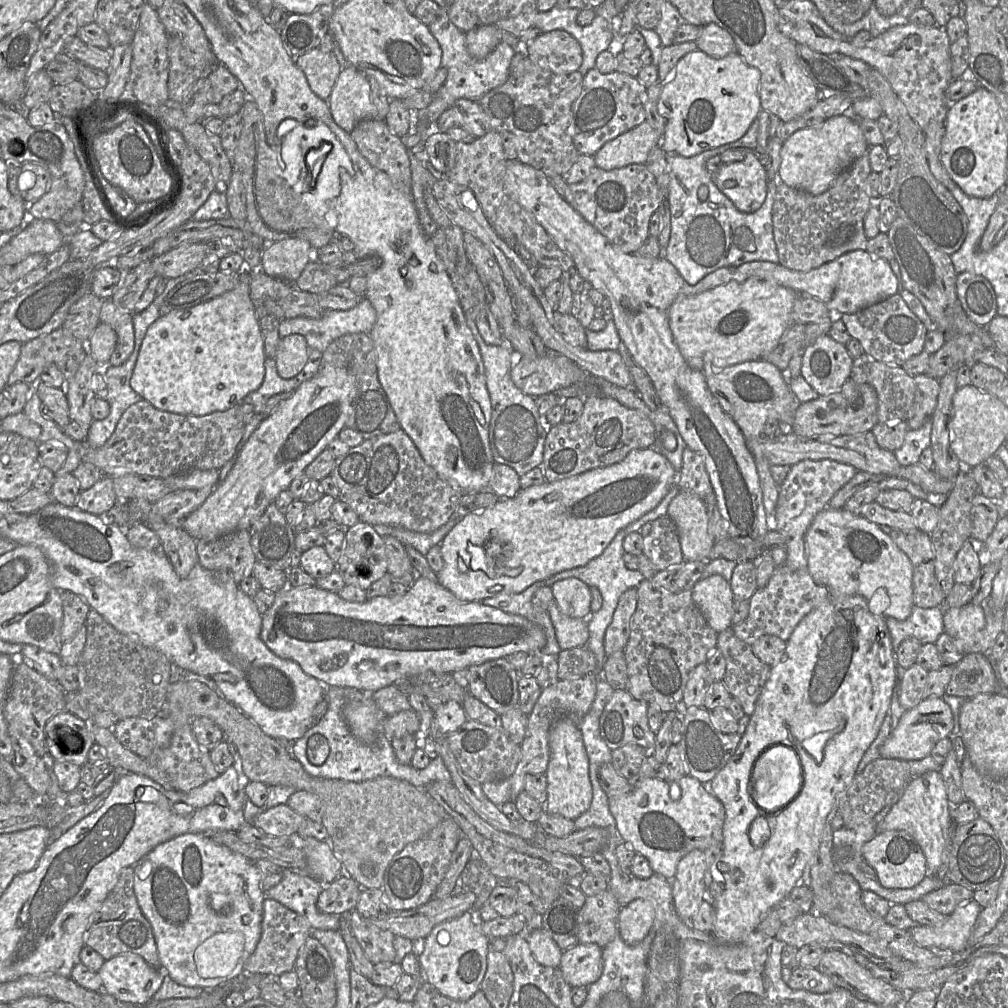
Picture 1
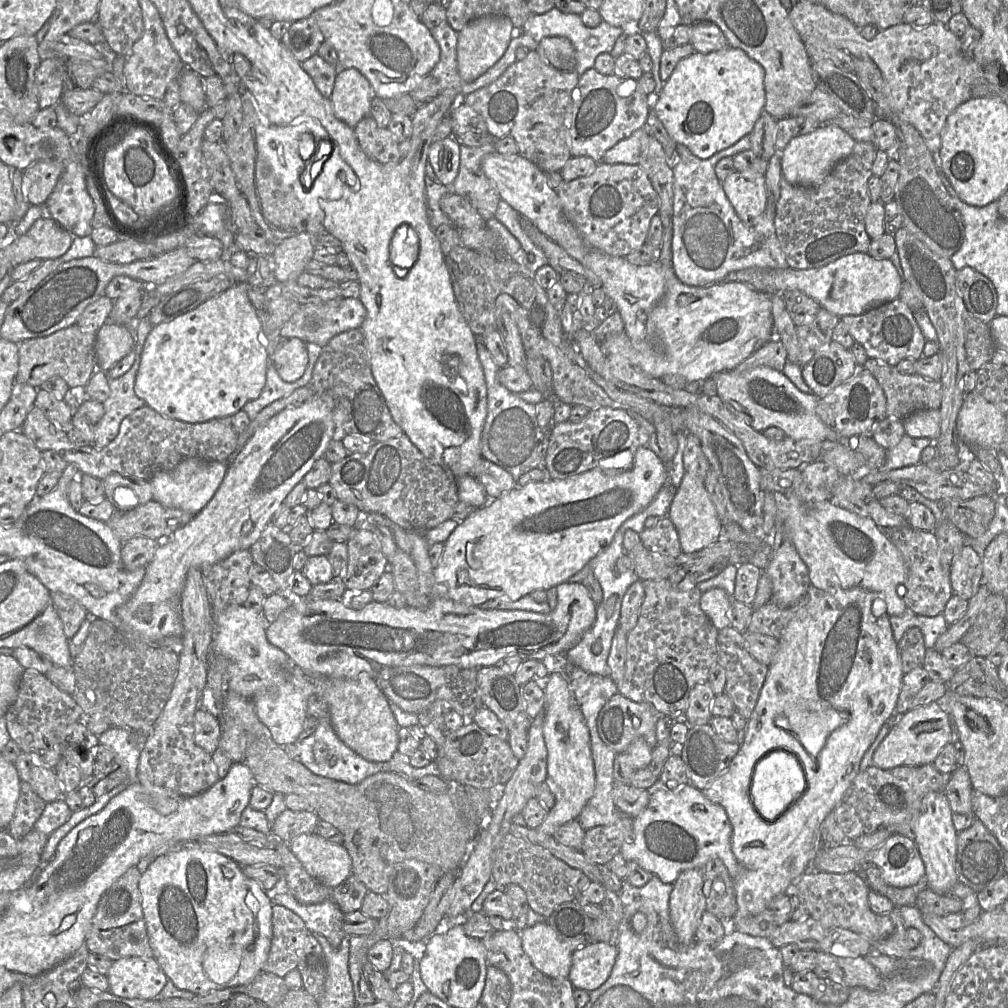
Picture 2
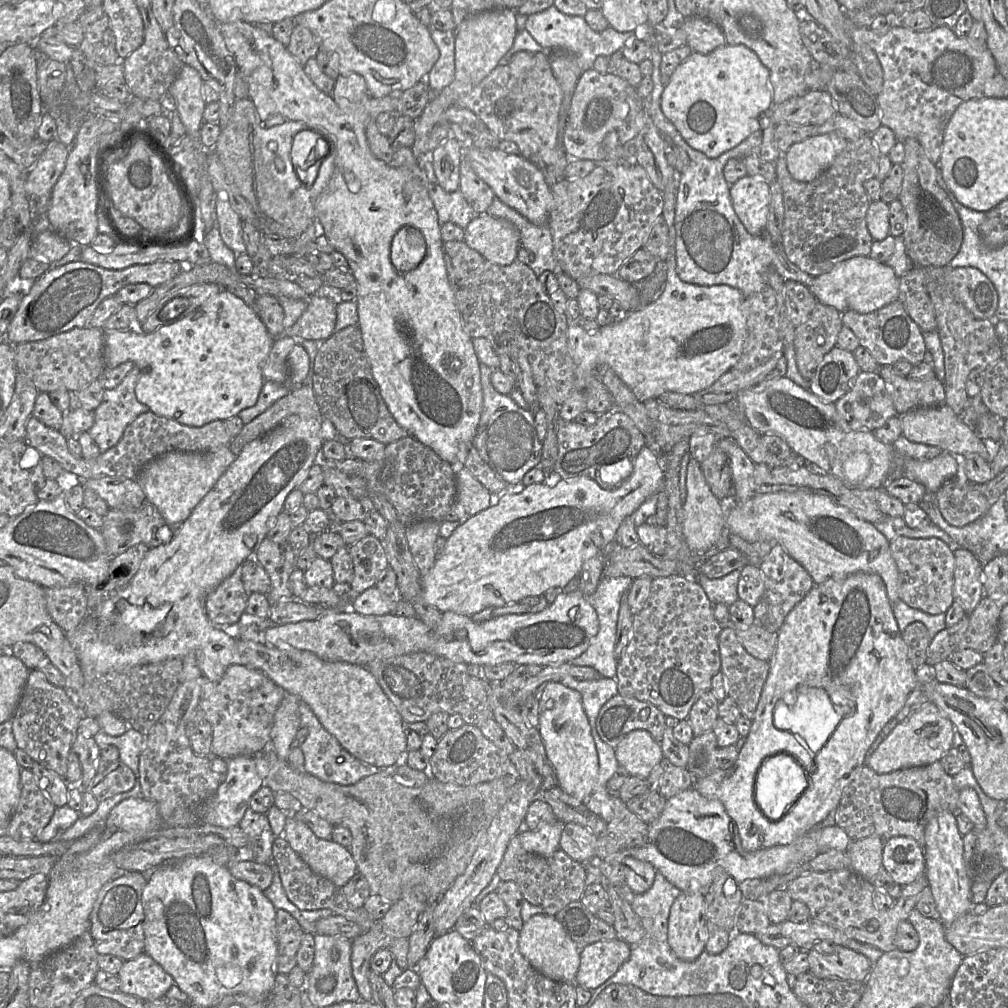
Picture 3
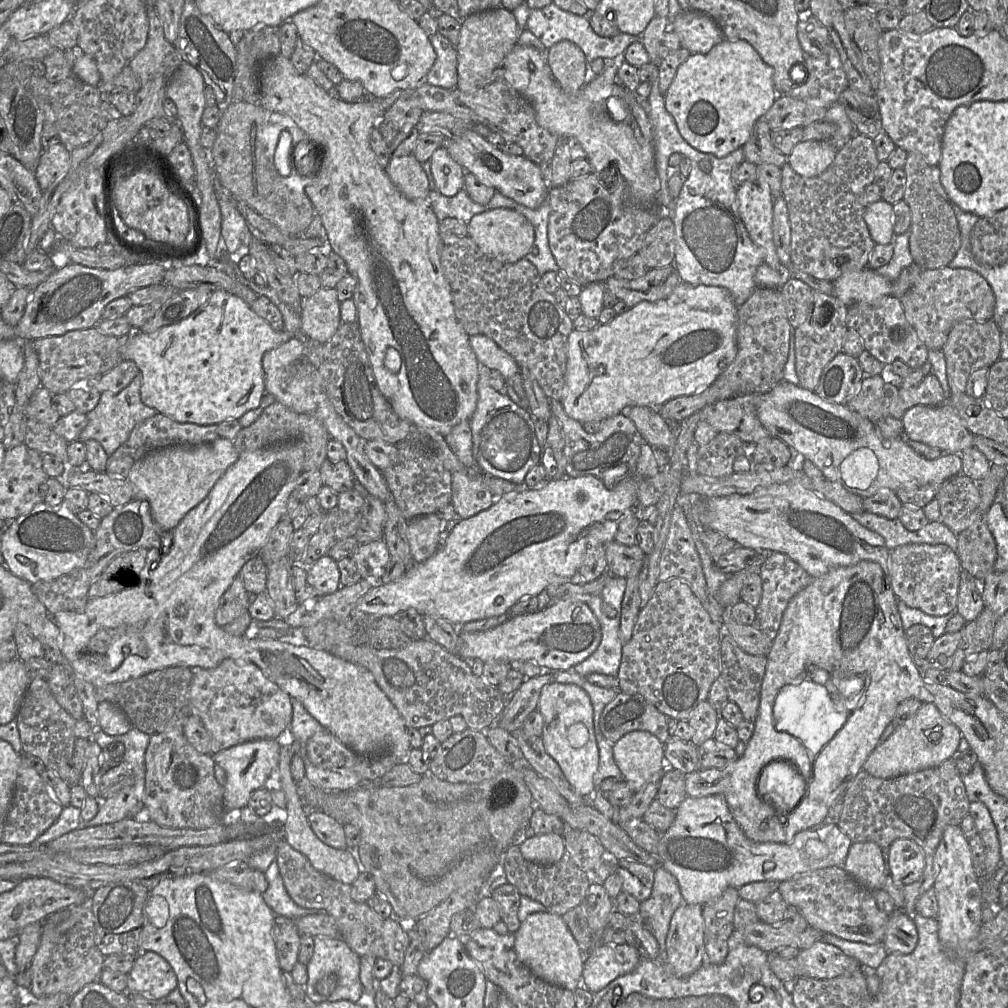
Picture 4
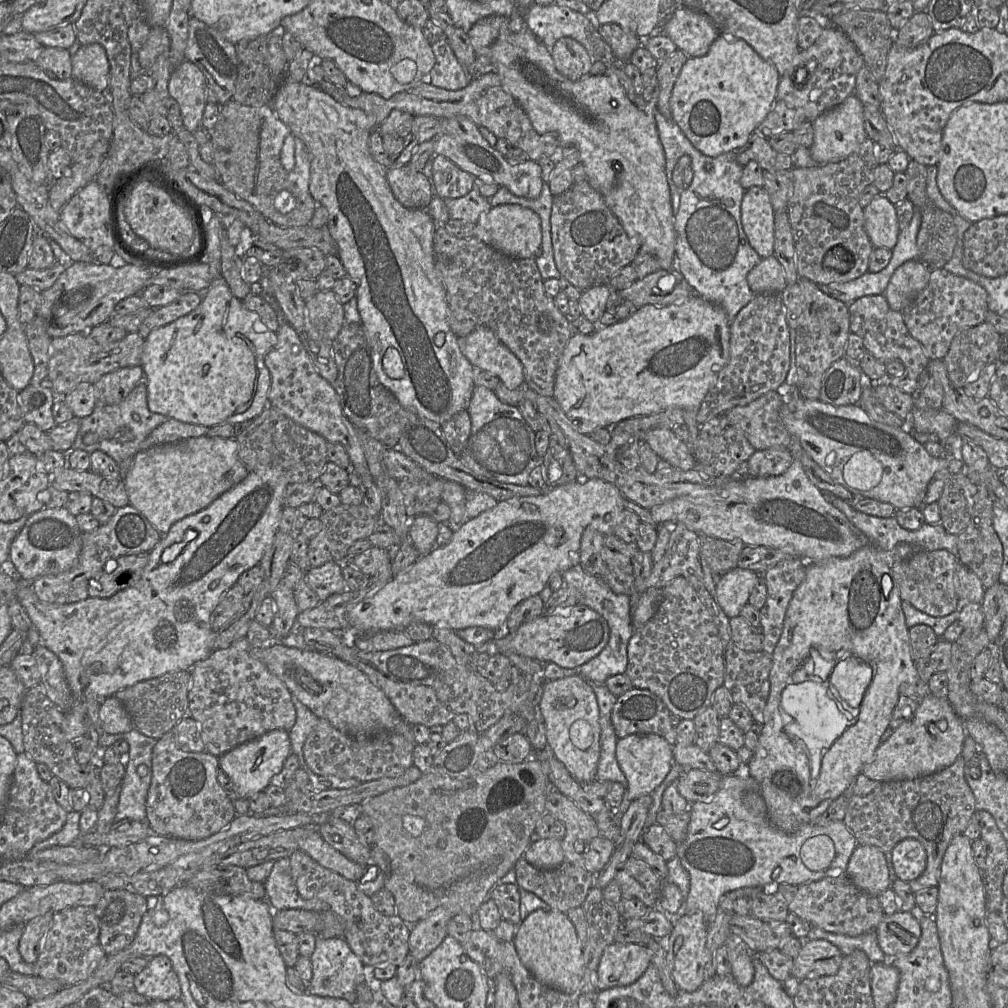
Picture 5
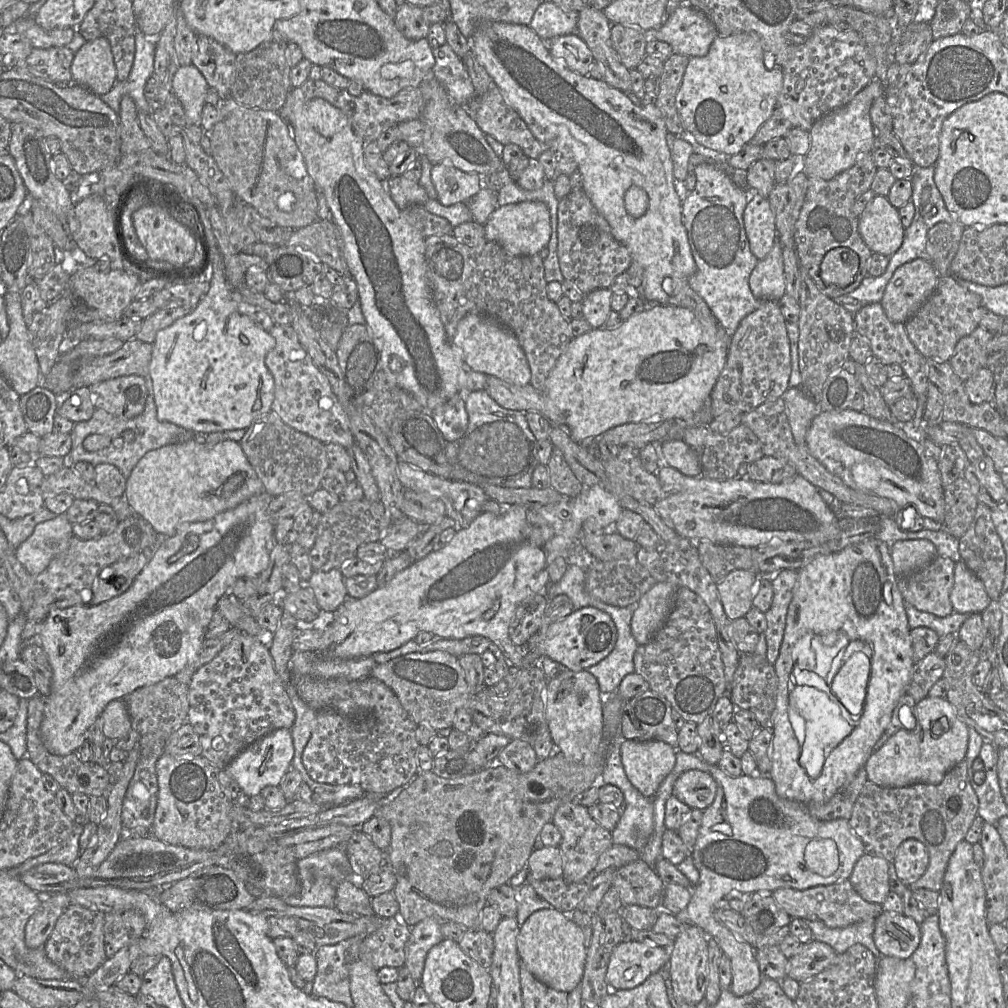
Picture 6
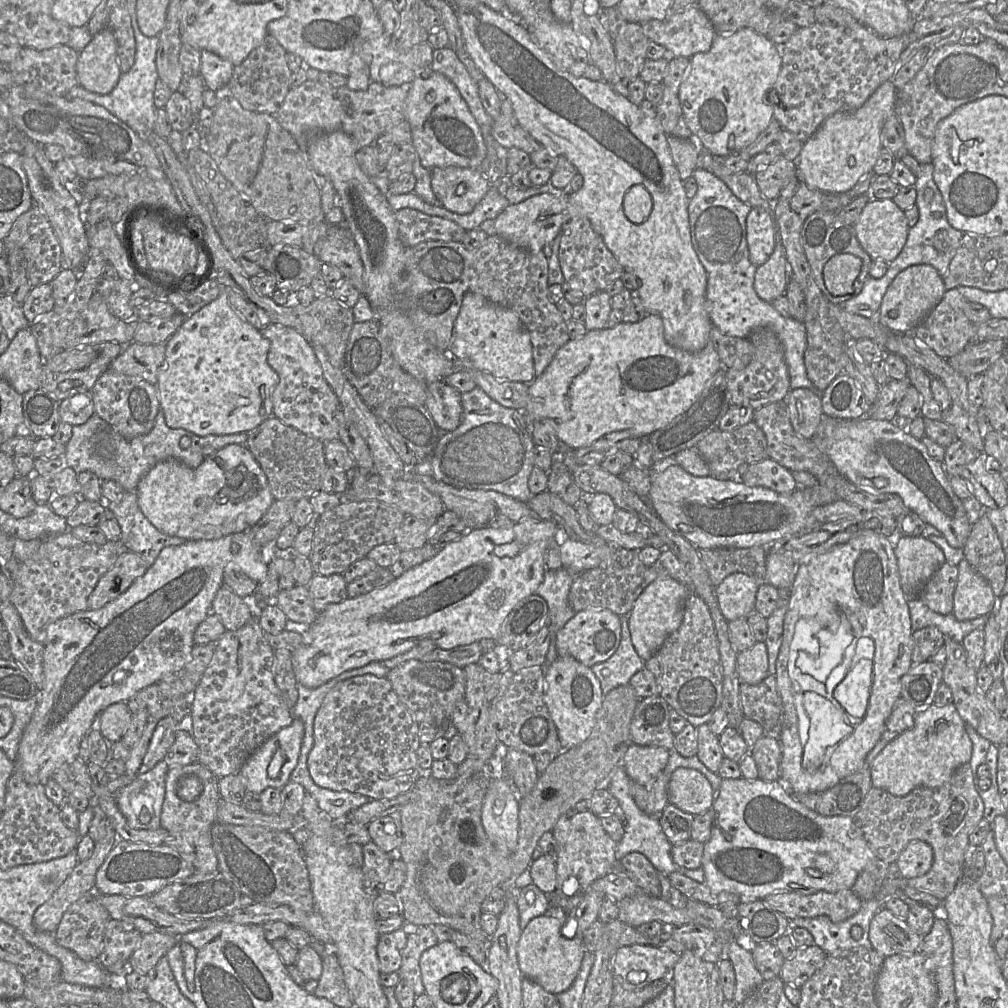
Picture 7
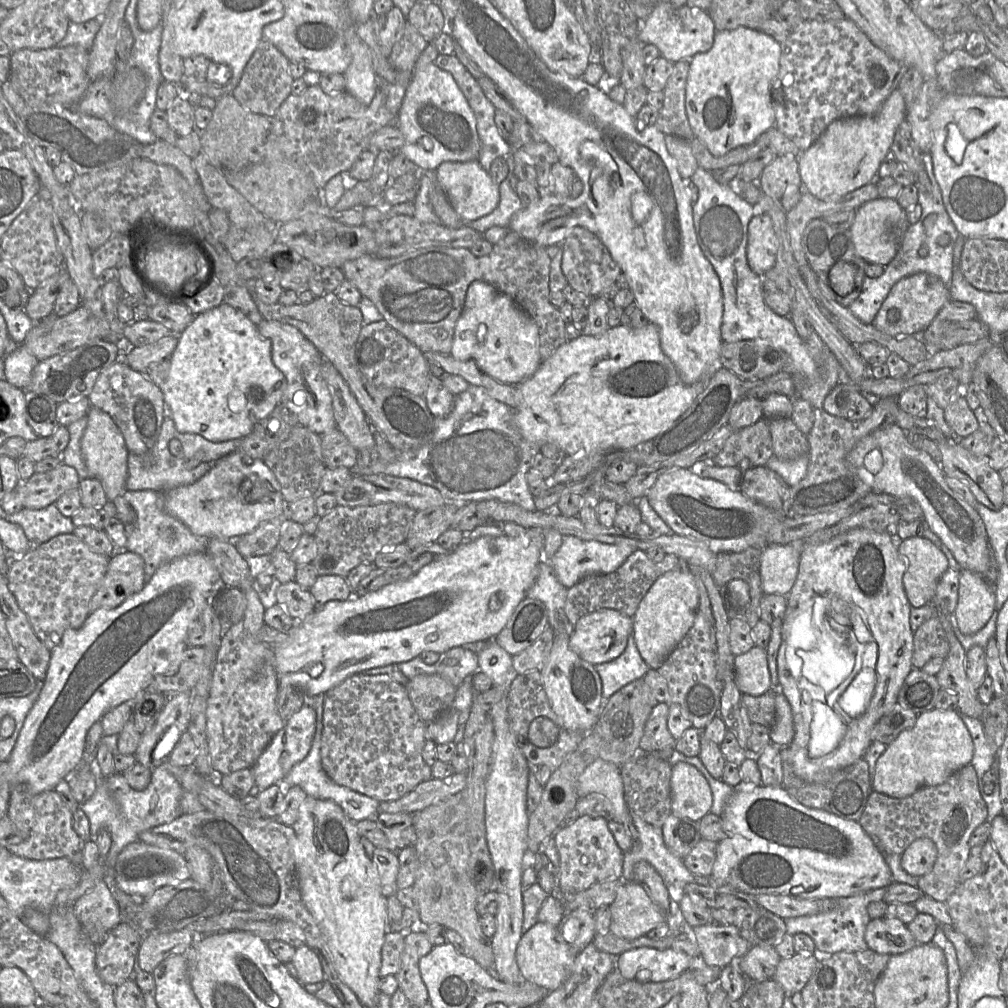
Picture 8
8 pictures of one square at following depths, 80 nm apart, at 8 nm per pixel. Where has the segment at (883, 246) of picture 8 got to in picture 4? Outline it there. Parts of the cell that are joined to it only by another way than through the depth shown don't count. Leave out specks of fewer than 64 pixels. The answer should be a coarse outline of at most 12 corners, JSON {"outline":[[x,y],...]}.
{"outline":[[893,204],[867,205],[864,220],[877,244],[894,241]]}

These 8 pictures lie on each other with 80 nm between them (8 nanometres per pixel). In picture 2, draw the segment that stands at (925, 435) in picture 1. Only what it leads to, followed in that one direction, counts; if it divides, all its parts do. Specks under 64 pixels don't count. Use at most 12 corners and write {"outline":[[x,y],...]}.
{"outline":[[905,434],[878,470],[888,472],[921,463],[930,438]]}

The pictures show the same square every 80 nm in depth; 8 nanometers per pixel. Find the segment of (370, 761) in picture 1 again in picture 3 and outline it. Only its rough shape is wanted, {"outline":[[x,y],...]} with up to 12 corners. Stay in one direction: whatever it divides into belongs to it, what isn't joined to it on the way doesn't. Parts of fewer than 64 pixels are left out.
{"outline":[[299,700],[304,770],[352,785],[381,769],[359,760]]}

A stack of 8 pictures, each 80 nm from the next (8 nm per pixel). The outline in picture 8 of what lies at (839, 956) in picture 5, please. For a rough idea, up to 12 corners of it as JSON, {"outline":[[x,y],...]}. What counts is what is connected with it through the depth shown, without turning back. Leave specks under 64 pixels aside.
{"outline":[[817,952],[781,959],[773,979],[788,996],[801,992],[815,970]]}

